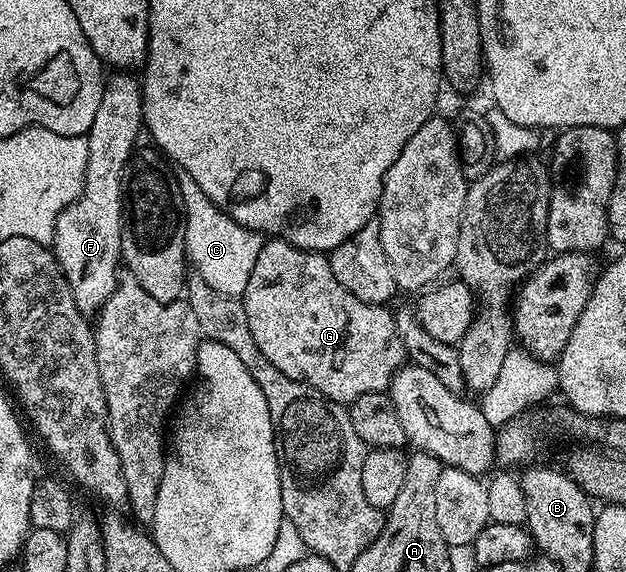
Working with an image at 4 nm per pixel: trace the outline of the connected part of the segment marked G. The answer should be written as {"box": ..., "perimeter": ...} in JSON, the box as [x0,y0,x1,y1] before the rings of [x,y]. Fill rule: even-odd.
{"box":[243,239,406,407],"perimeter":[[[280,239],[266,240],[265,245],[259,251],[259,259],[255,259],[255,268],[251,270],[251,280],[247,282],[243,304],[247,315],[247,327],[251,327],[251,339],[255,339],[255,347],[259,347],[259,351],[263,351],[263,355],[268,361],[279,371],[283,371],[283,375],[296,381],[306,381],[312,389],[317,389],[324,397],[329,397],[346,407],[355,399],[359,399],[359,395],[386,392],[390,383],[393,382],[393,376],[402,365],[406,364],[405,342],[401,341],[397,334],[394,314],[388,313],[390,310],[386,306],[368,305],[355,299],[355,295],[351,295],[351,291],[347,291],[347,287],[343,287],[343,283],[339,283],[339,279],[335,279],[329,266],[328,256],[324,253],[311,253],[307,249],[300,249]]]}

